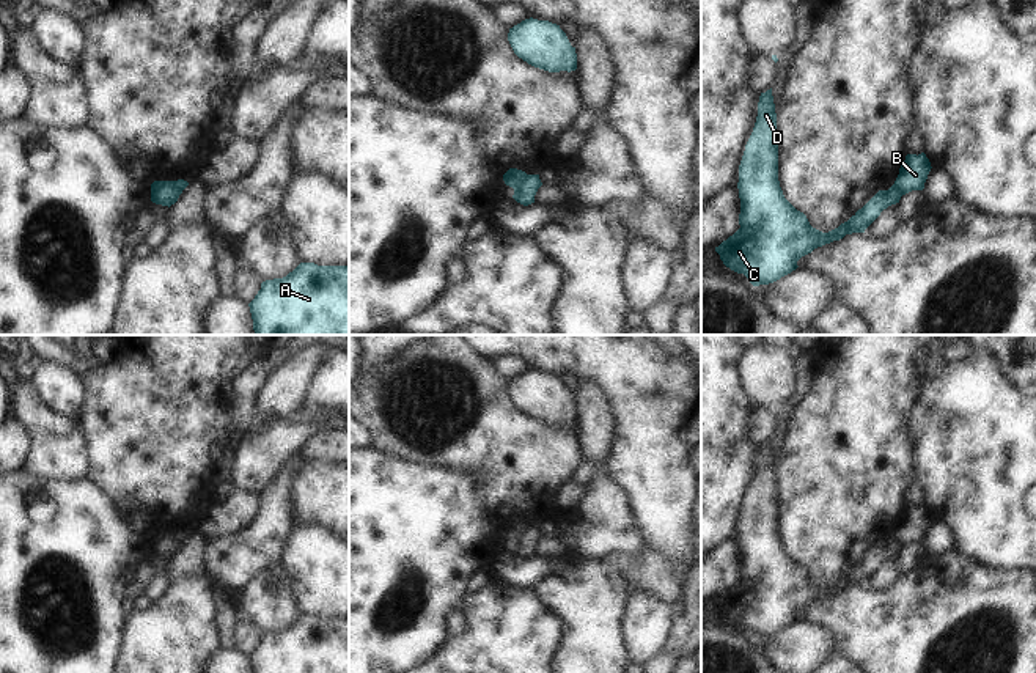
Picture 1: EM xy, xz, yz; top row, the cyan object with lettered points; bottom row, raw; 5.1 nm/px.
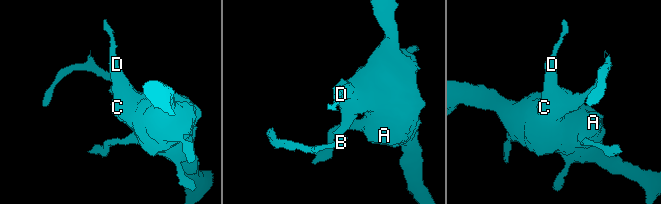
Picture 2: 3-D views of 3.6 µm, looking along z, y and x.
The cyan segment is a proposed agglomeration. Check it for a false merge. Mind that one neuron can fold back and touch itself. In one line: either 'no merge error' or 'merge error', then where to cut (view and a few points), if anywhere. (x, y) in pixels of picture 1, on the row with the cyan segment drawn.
merge error | xz (527, 175), (513, 187)

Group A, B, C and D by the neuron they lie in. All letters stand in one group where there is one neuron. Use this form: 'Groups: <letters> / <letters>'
Groups: A C D / B.

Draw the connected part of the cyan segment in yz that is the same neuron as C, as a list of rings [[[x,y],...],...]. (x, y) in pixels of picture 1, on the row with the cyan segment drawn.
[[[772,88],[761,93],[753,132],[745,145],[739,165],[740,228],[723,241],[715,252],[726,267],[744,274],[753,286],[769,285],[795,270],[797,261],[814,248],[843,239],[846,234],[865,233],[884,209],[899,203],[901,193],[891,186],[879,190],[861,209],[838,228],[822,233],[813,228],[806,215],[797,211],[783,195],[778,181],[778,132]]]

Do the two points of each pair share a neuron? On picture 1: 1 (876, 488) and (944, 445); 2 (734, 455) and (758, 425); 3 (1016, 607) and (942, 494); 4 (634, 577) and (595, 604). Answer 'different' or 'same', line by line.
1: different
2: different
3: different
4: different

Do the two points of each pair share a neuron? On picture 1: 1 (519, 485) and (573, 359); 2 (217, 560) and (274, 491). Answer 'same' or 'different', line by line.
1: different
2: same

